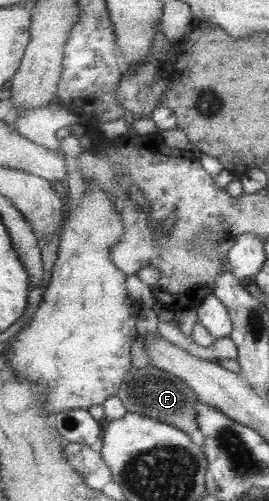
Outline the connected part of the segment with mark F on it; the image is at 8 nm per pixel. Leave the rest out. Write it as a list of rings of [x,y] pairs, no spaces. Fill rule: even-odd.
[[[151,364],[147,368],[131,368],[129,374],[125,376],[122,388],[123,390],[118,396],[129,412],[168,422],[168,424],[187,432],[194,441],[200,442],[202,439],[195,411],[199,398],[195,390],[183,378]]]

